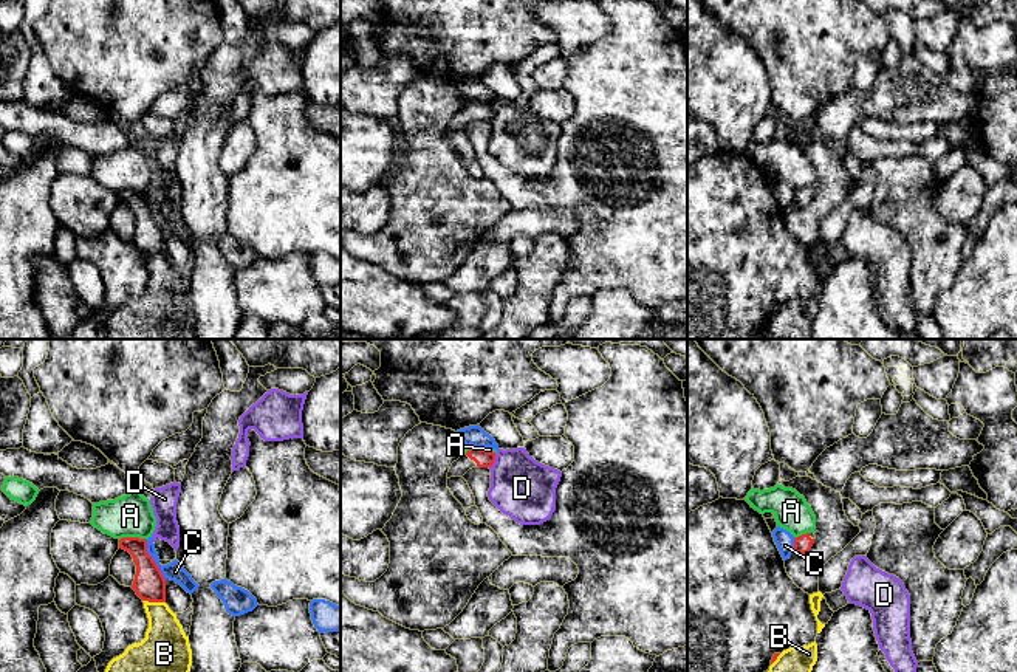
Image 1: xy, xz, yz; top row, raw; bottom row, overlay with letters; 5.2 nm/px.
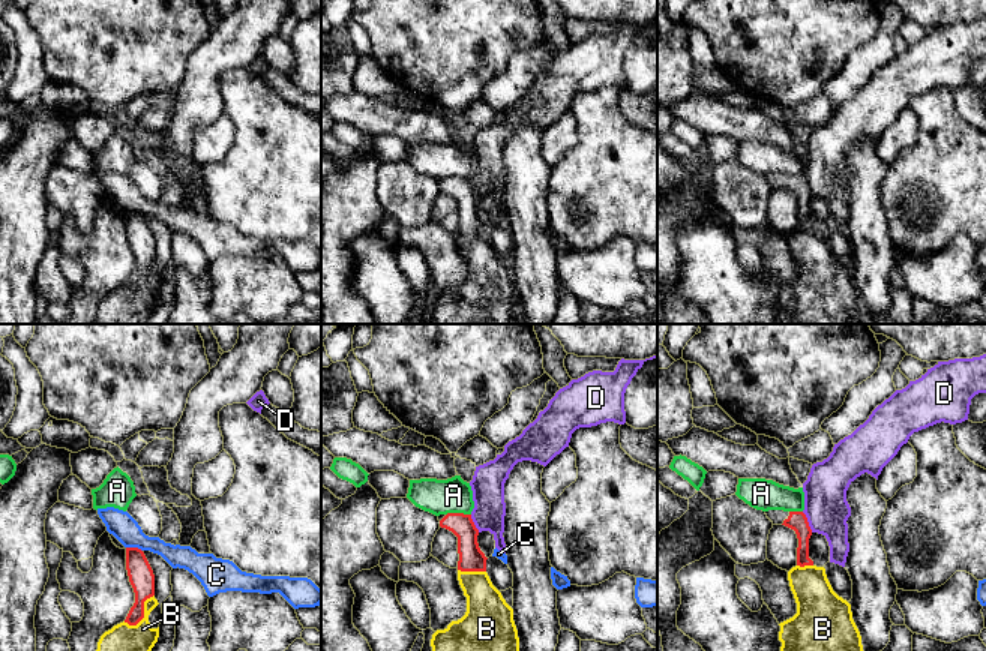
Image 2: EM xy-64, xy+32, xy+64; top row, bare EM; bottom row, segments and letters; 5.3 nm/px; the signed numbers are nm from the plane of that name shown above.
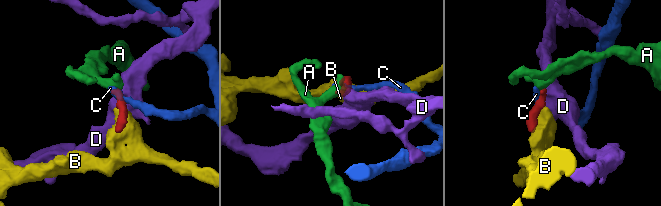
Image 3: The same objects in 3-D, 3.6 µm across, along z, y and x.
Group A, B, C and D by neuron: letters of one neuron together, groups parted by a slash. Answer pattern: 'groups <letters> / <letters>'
groups A / B / C / D

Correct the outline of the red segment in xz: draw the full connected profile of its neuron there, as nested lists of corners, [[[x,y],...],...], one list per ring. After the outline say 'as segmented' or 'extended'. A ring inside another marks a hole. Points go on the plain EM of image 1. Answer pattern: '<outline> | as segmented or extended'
[[[472,99],[457,115],[452,116],[447,132],[463,130],[472,121],[491,121],[495,115],[495,105]]] | extended

